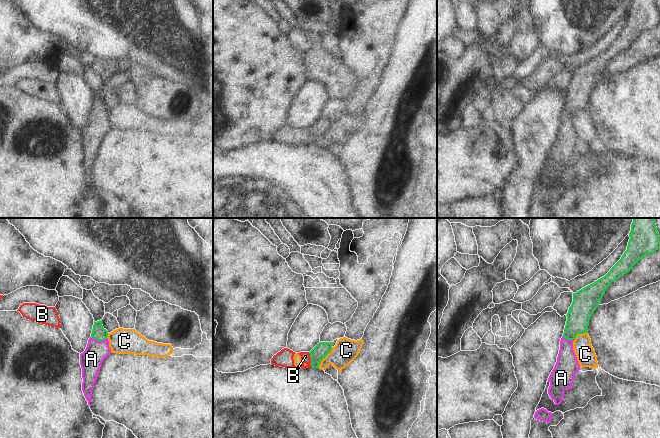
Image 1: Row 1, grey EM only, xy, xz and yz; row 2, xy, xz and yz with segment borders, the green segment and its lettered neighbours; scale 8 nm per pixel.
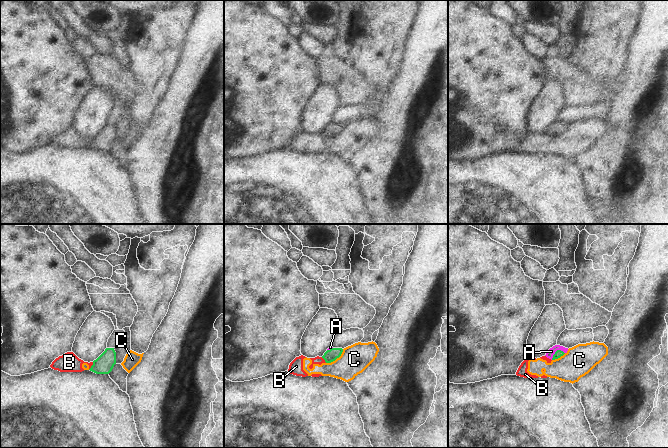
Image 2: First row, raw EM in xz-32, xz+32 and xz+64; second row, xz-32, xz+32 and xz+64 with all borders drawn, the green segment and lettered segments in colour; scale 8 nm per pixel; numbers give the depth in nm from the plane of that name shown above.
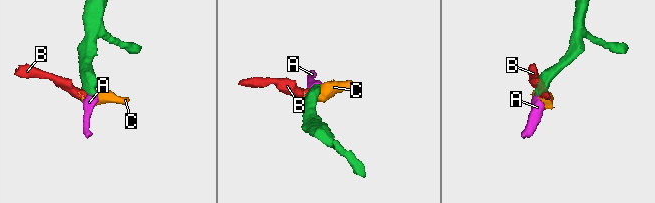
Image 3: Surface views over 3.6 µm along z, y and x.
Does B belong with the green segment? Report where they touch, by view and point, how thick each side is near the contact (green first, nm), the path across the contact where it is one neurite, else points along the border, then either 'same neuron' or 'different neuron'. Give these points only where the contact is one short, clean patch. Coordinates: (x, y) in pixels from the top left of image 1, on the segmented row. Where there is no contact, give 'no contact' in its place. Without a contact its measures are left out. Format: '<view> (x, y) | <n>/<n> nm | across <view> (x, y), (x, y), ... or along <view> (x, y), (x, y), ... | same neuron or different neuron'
xz (311, 360) | 120/80 nm | along xz (308, 352), (312, 367) | different neuron

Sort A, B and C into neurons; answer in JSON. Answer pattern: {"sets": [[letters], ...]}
{"sets": [["A"], ["B", "C"]]}

